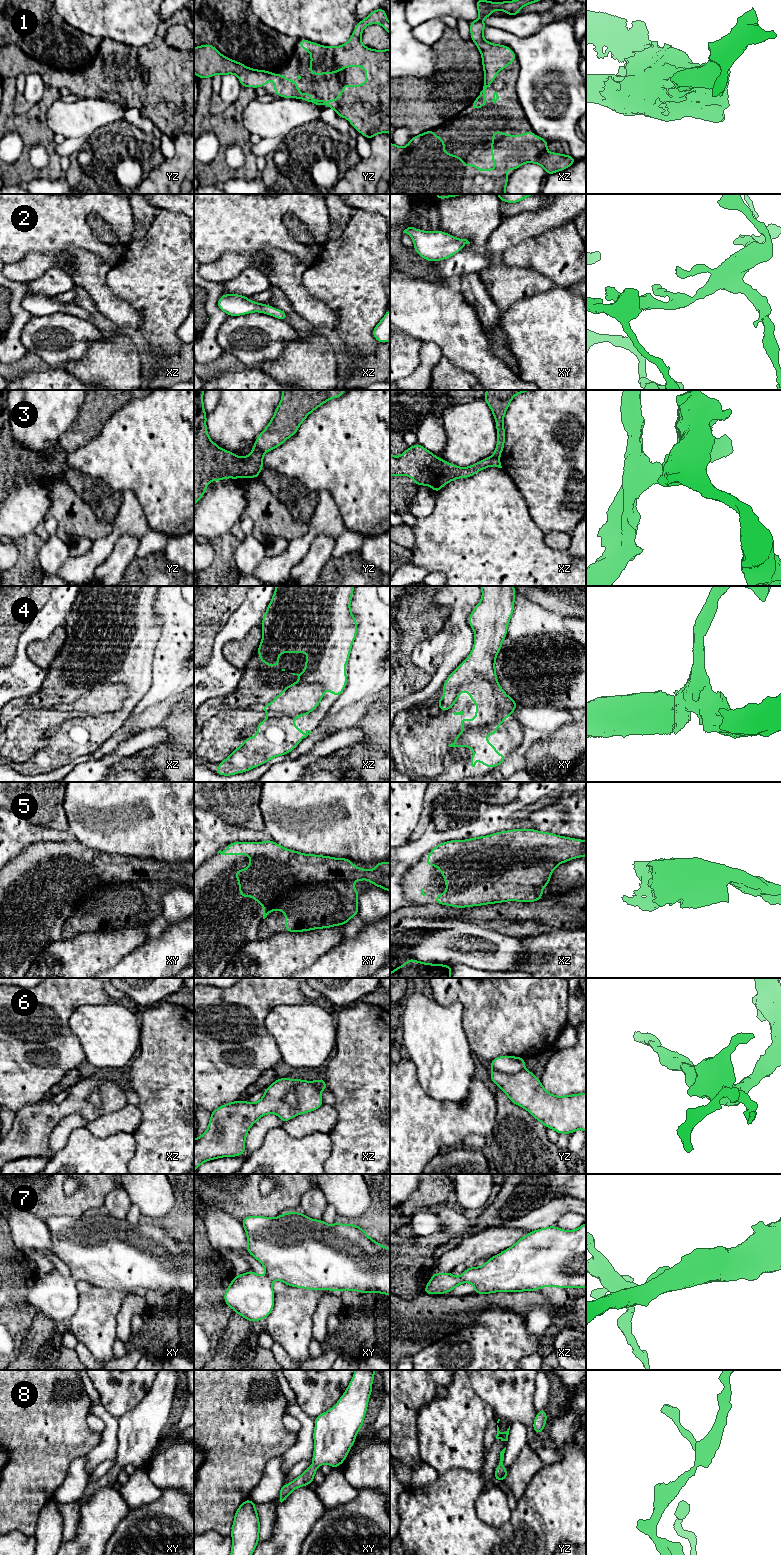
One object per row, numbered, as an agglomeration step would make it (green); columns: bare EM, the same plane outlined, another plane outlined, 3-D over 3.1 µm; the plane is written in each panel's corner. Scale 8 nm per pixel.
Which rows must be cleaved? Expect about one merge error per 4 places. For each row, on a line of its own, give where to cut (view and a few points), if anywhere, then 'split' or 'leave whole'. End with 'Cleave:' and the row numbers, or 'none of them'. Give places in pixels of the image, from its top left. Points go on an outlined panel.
1: no cut | leave whole
2: no cut | leave whole
3: yz (255, 443), (263, 453) | split
4: no cut | leave whole
5: no cut | leave whole
6: xz (290, 1091), (295, 1097), (295, 1106), (293, 1108) | split
7: no cut | leave whole
8: no cut | leave whole
Cleave: 3, 6

